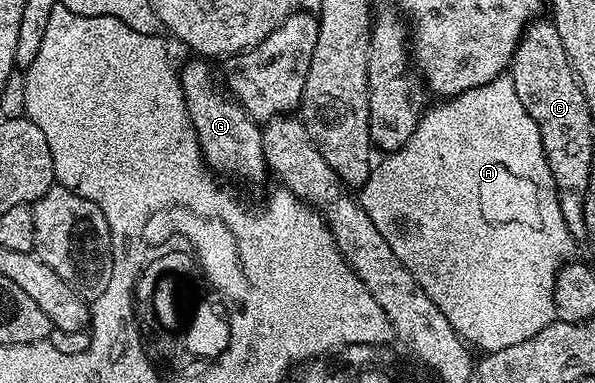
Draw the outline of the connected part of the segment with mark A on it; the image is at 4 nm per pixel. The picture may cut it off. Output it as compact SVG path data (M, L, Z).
M510 75L498 76L487 84L444 99L436 108L428 107L419 125L413 130L409 142L405 142L405 146L395 152L386 153L382 159L380 164L376 163L372 167L369 178L358 189L357 201L365 214L372 219L373 225L388 240L397 258L424 288L425 294L431 296L436 306L444 312L462 341L475 348L484 348L482 351L488 354L503 350L507 346L517 346L517 342L525 342L525 338L533 338L533 334L545 330L545 326L549 326L552 320L556 319L555 276L564 261L570 257L567 255L571 252L573 237L561 214L559 191L555 188L555 179L547 165L537 122L533 122L525 106L521 106L521 98L517 98L513 90Z

